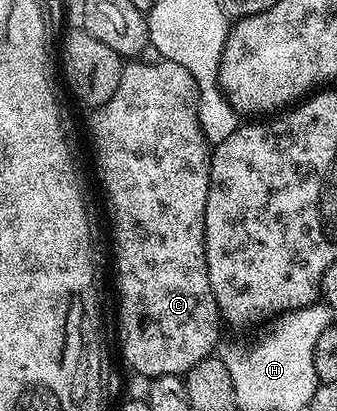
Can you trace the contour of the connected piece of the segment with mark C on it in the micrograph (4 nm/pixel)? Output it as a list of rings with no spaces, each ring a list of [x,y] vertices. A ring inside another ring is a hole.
[[[131,60],[124,65],[117,92],[113,92],[113,96],[104,106],[94,107],[90,114],[91,142],[95,145],[99,178],[107,189],[107,198],[111,201],[112,212],[115,213],[115,286],[119,289],[119,306],[123,309],[123,358],[137,373],[144,374],[147,380],[170,374],[186,375],[187,371],[193,368],[193,364],[216,353],[220,345],[219,322],[221,323],[205,260],[205,200],[209,196],[212,151],[199,123],[199,85],[197,80],[193,80],[193,76],[189,76],[186,68],[181,68],[181,64],[162,60],[154,65],[146,65],[138,60]]]

